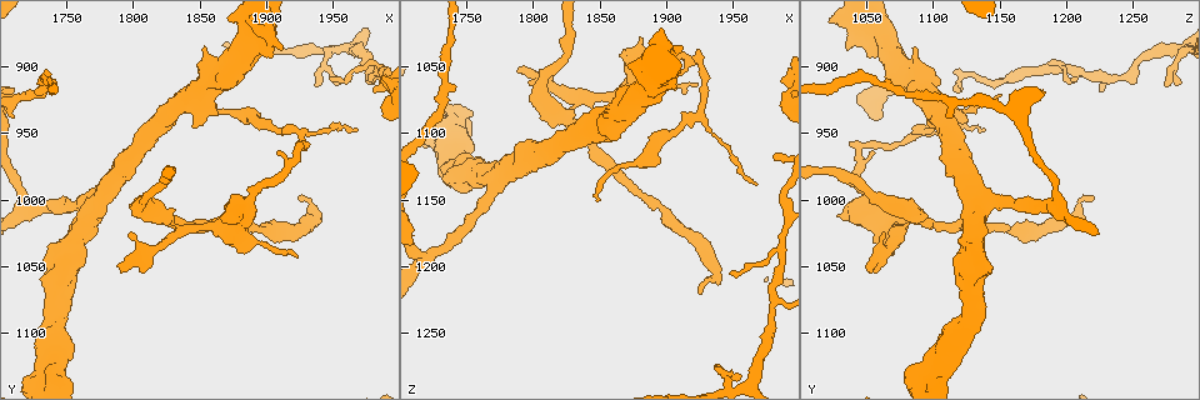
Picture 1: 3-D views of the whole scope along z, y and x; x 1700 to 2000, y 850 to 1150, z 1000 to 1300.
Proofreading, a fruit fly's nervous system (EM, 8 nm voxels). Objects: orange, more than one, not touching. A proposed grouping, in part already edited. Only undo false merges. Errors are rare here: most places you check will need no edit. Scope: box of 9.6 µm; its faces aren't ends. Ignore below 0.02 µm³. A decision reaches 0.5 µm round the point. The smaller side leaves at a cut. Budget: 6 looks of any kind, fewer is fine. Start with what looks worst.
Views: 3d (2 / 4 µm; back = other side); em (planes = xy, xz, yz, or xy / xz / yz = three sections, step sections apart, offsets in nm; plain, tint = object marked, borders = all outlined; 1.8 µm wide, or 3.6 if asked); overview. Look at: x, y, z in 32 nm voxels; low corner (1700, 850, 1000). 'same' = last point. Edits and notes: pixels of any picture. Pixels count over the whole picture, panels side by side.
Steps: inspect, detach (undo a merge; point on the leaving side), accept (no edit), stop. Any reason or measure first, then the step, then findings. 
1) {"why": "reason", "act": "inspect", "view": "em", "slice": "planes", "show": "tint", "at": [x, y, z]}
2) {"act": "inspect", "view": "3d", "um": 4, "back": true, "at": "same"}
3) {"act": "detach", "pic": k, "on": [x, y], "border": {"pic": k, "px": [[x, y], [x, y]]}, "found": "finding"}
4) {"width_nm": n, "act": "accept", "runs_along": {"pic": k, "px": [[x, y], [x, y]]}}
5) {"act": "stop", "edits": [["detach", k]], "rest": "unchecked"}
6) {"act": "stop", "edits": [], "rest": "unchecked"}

{"why": "sharp bend", "act": "inspect", "view": "em", "slice": "planes", "show": "tint", "at": [1738, 1134, 1088]}

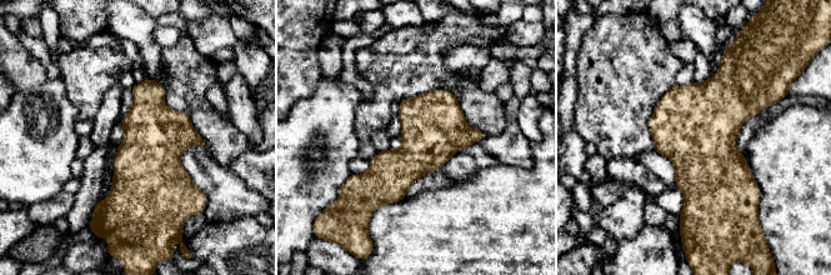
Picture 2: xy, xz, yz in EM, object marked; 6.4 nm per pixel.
{"act": "accept", "found": "all the same neuron"}

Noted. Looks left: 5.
{"why": "a narrow waist", "act": "inspect", "view": "em", "slice": "xy", "step": 8, "show": "tint", "at": [1824, 1014, 1084]}

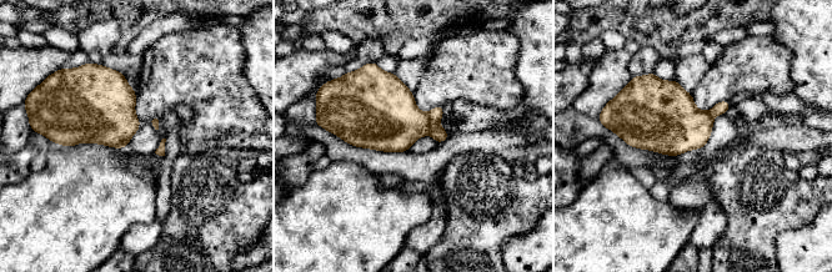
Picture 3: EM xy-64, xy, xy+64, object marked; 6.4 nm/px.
{"why": "cut it another way", "act": "inspect", "view": "em", "slice": "planes", "show": "tint", "at": "same"}

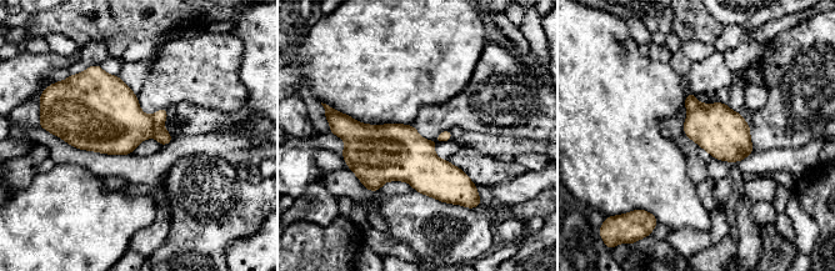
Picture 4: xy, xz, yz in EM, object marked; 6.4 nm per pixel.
{"width_nm": 320, "act": "detach", "pic": 4, "on": [115, 125], "border": {"pic": 4, "px": [[151, 116], [154, 136]]}, "found": "two neurons meet here"}

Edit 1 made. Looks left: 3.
{"act": "inspect", "view": "em", "slice": "planes", "show": "tint", "at": [1924, 960, 1046]}

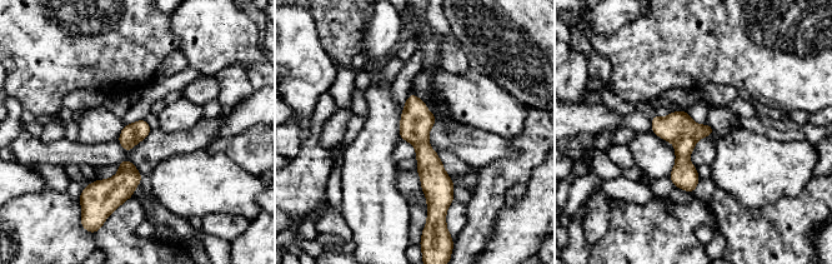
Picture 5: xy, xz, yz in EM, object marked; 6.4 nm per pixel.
{"act": "accept", "runs_along": {"pic": 5, "px": [[411, 98], [434, 178], [434, 207]]}, "found": "continuous, no second neuron"}

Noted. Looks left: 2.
{"act": "stop", "edits": [["detach", 4]], "rest": "unchecked"}

